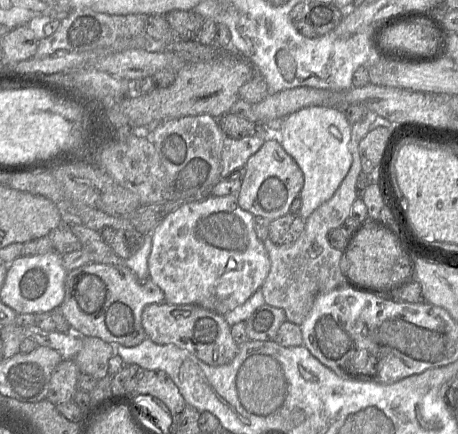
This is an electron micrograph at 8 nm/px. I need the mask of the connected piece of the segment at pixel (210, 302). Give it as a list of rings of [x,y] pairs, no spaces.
[[[236,195],[208,196],[207,198],[185,204],[177,210],[168,214],[164,220],[155,227],[152,232],[152,249],[148,258],[149,278],[164,292],[165,303],[198,305],[211,311],[225,314],[239,305],[259,290],[270,271],[270,259],[263,242],[257,237],[254,228],[254,216],[241,209],[238,205]]]

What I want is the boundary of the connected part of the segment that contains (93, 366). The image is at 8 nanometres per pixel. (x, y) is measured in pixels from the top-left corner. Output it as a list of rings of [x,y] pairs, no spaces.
[[[84,337],[82,348],[75,355],[74,361],[80,373],[86,373],[97,381],[107,375],[109,359],[114,355],[114,346],[97,337]]]

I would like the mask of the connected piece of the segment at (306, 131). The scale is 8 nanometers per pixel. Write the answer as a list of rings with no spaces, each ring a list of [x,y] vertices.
[[[305,107],[283,119],[281,130],[275,137],[303,172],[304,184],[299,194],[302,202],[299,215],[302,218],[307,219],[321,204],[328,201],[348,174],[352,164],[349,150],[351,128],[341,107]]]

